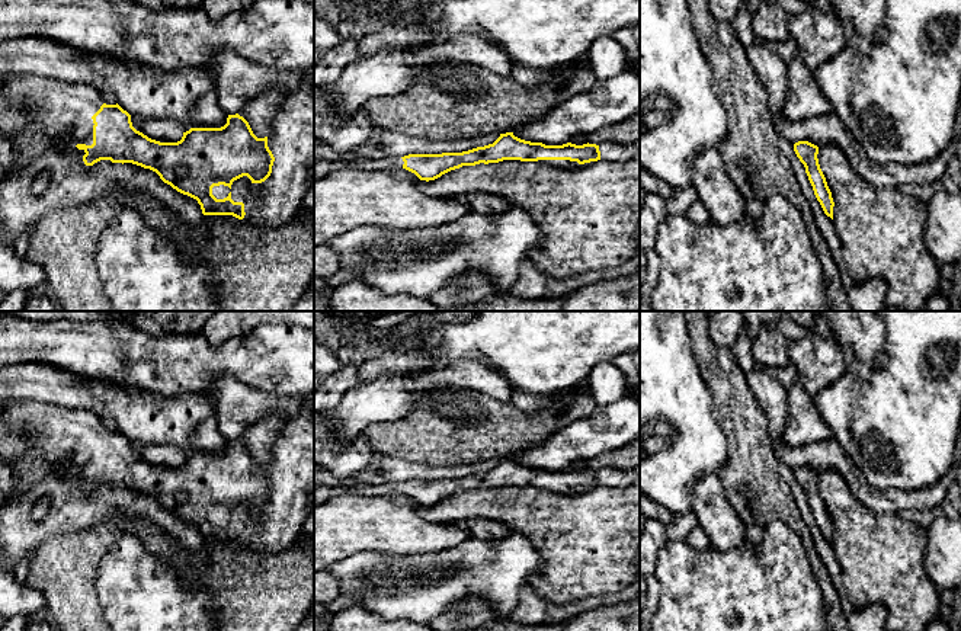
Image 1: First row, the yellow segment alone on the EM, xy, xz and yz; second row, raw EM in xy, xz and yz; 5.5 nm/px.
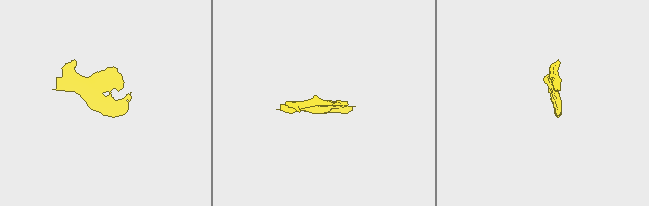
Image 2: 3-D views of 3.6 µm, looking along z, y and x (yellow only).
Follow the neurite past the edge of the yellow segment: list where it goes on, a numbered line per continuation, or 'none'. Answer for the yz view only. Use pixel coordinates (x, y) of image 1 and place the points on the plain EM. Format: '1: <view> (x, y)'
none

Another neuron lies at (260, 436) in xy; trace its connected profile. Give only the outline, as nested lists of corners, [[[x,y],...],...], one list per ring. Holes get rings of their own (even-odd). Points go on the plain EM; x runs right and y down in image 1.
[[[265,416],[262,420],[252,423],[238,441],[249,448],[257,464],[265,464],[270,458],[272,448],[285,425],[286,420],[279,416]]]

